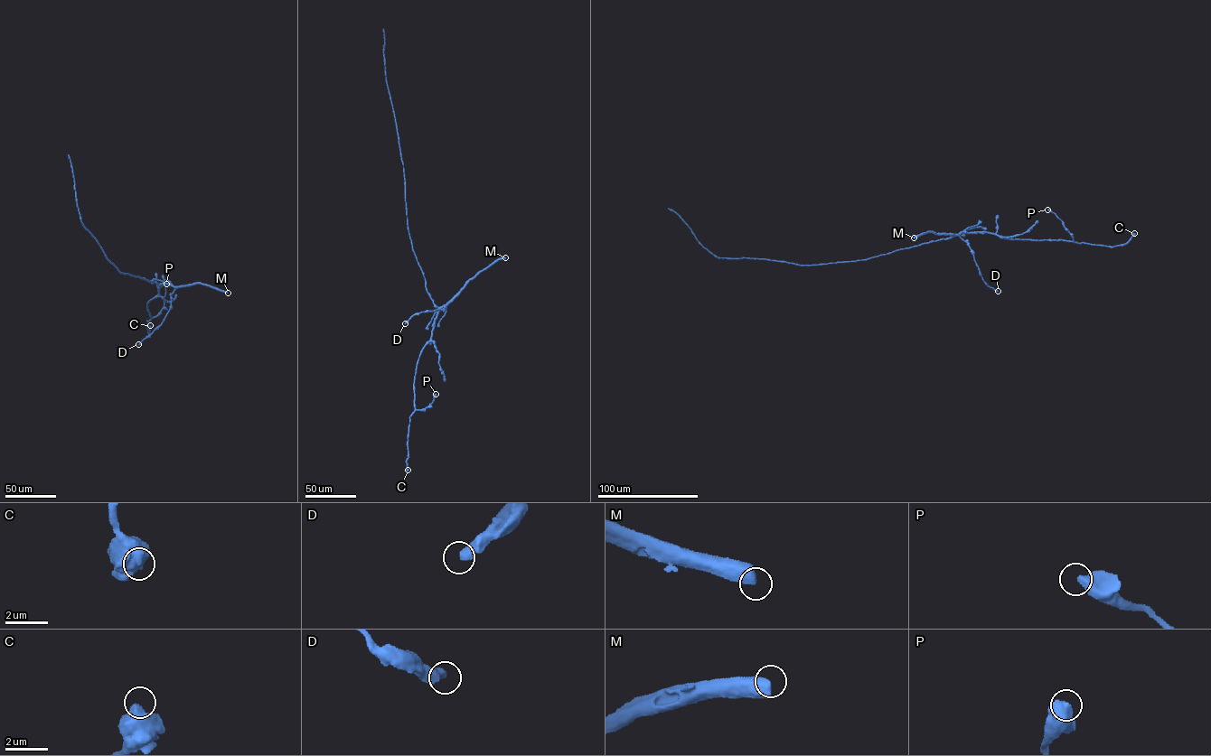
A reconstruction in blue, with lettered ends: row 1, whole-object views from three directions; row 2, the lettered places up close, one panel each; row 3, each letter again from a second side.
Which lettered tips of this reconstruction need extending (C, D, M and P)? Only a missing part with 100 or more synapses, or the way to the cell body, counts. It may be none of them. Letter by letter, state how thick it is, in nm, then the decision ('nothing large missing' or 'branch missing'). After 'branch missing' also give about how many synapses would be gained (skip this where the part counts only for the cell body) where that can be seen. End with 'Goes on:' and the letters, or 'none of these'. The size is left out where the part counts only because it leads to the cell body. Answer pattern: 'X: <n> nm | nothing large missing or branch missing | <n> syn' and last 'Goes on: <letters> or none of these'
C: 750 nm | nothing large missing
D: 440 nm | nothing large missing
M: 600 nm | nothing large missing
P: 600 nm | nothing large missing
Goes on: none of these

